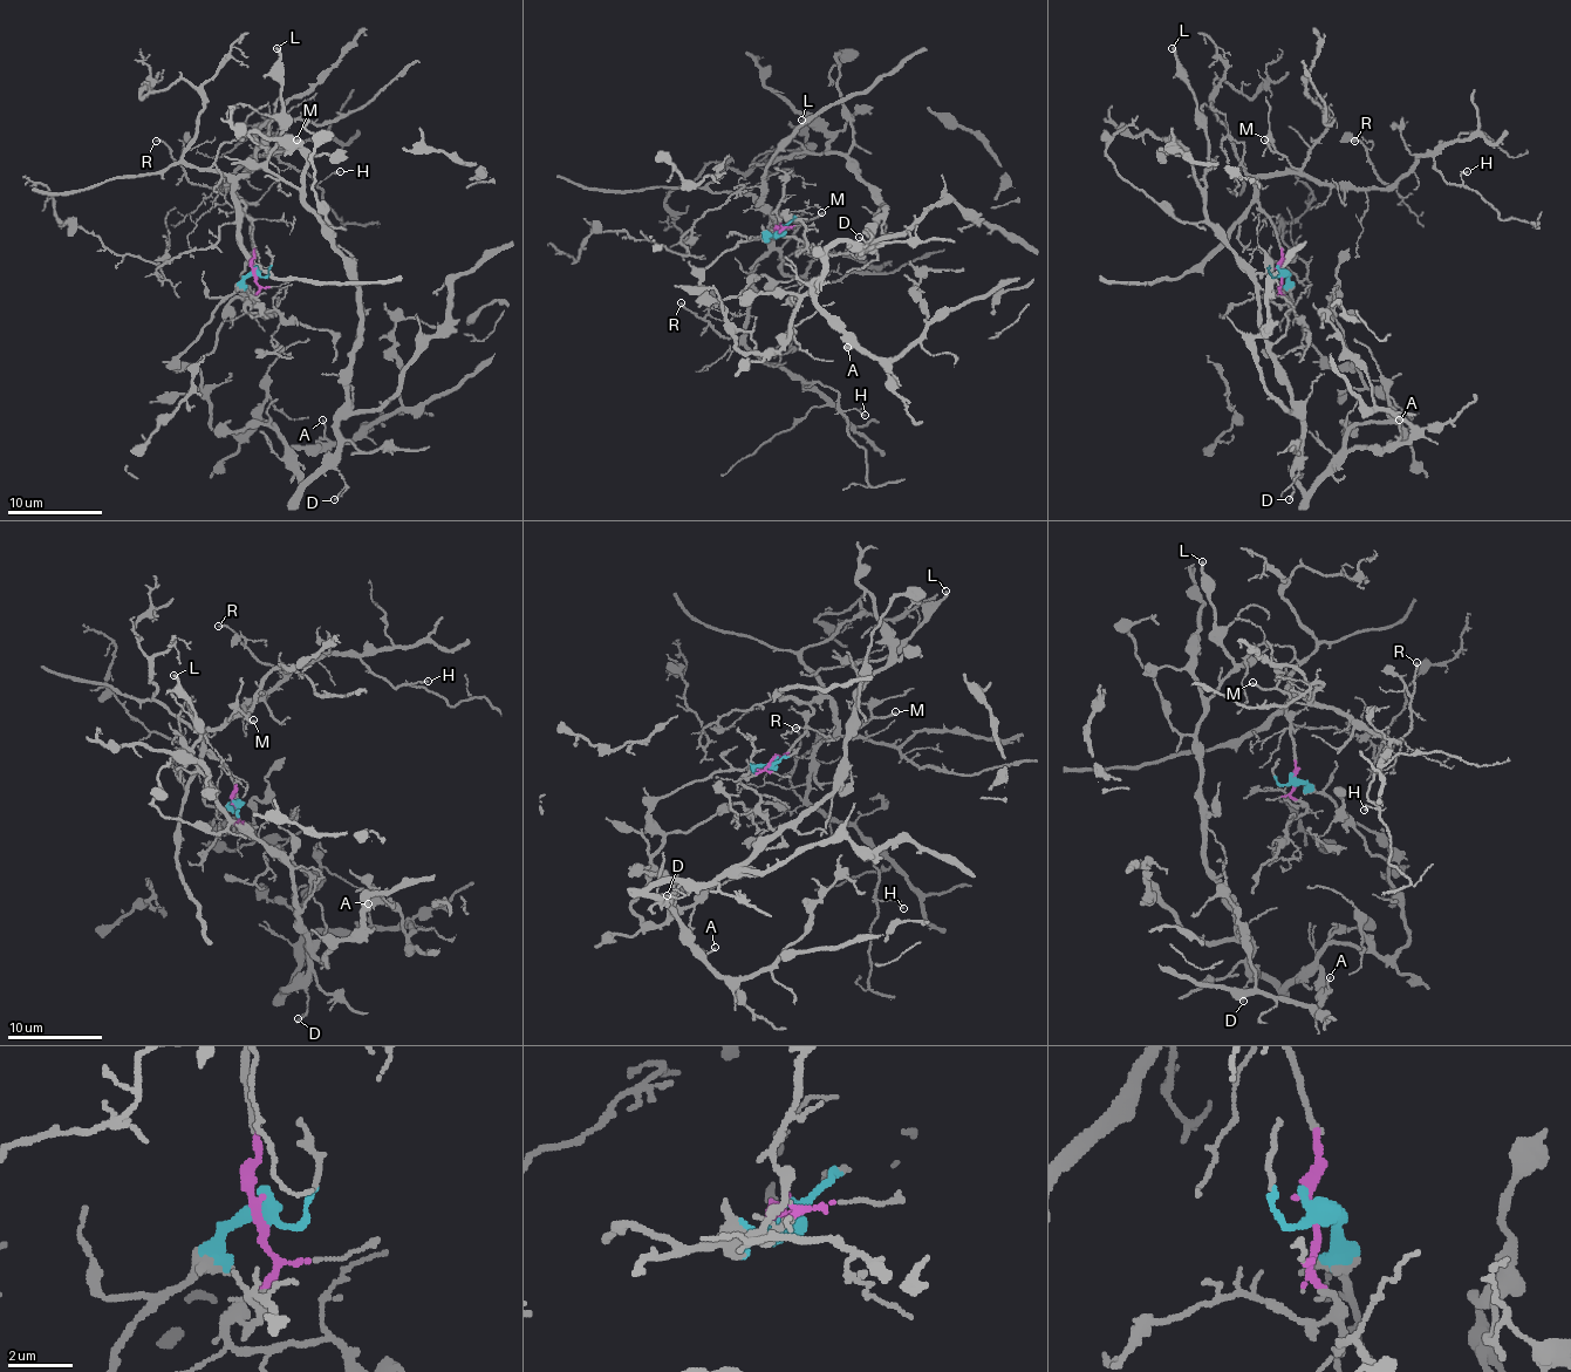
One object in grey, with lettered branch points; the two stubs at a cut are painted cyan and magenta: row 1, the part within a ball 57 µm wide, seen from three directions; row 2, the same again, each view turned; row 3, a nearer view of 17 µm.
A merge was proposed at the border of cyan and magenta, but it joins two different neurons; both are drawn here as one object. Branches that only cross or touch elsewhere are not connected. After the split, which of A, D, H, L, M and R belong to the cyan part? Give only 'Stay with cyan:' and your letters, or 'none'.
Stay with cyan: A, D, L

